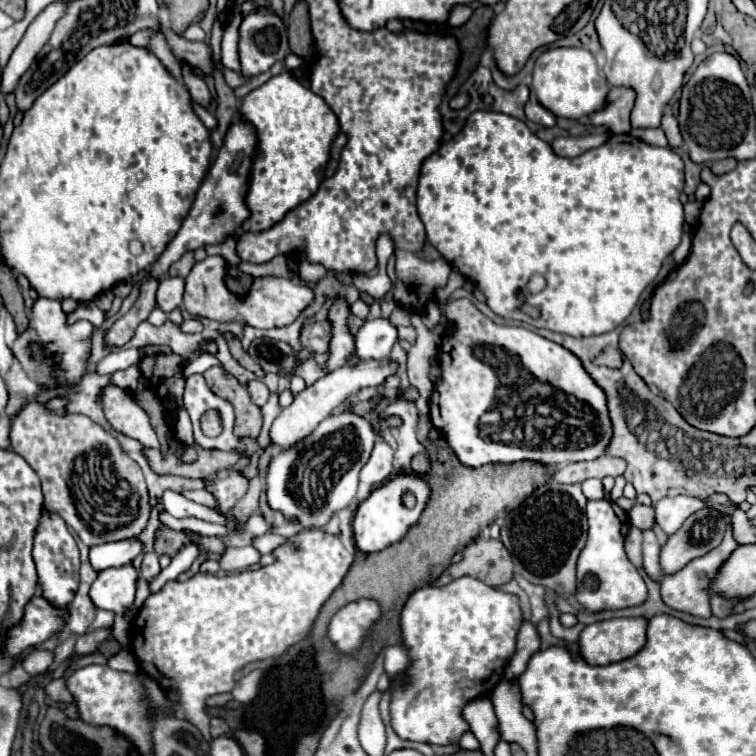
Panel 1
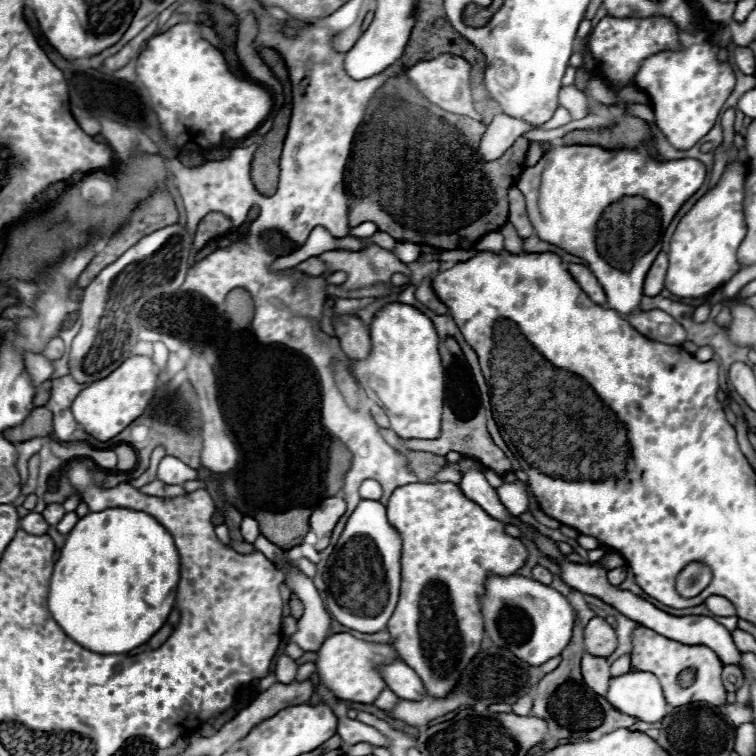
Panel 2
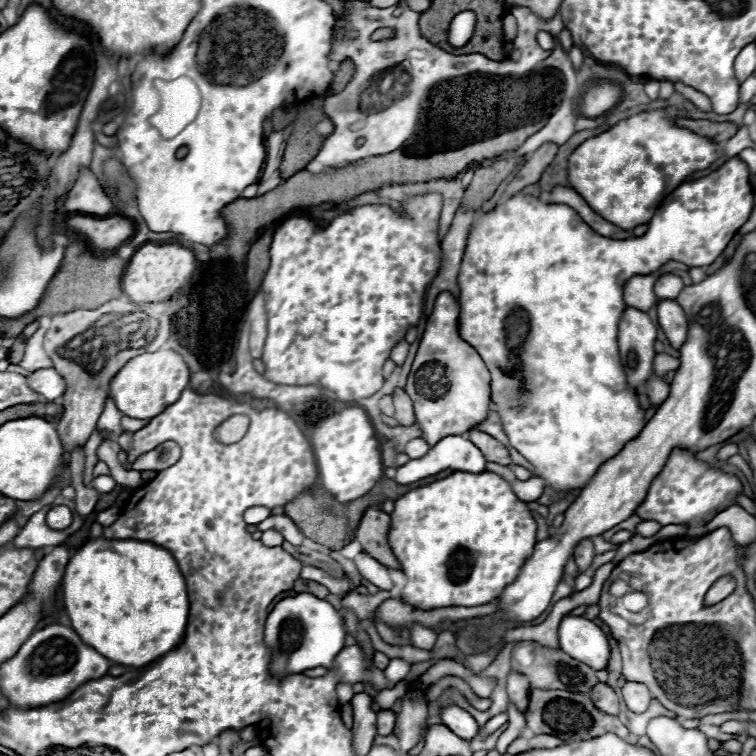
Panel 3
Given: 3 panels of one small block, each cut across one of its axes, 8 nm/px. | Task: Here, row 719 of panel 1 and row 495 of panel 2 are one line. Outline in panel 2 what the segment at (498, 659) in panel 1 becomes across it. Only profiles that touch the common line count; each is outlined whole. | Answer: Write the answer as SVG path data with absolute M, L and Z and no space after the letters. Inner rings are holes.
M416 482L400 486L392 492L386 506L388 522L398 530L402 538L402 590L398 606L388 620L388 632L392 644L402 660L416 670L426 686L428 696L446 696L456 686L462 670L478 654L484 618L480 612L480 596L484 596L484 584L488 576L512 576L518 572L528 558L526 546L520 538L506 534L504 524L488 516L478 504L468 500L462 490L452 484L426 484Z

